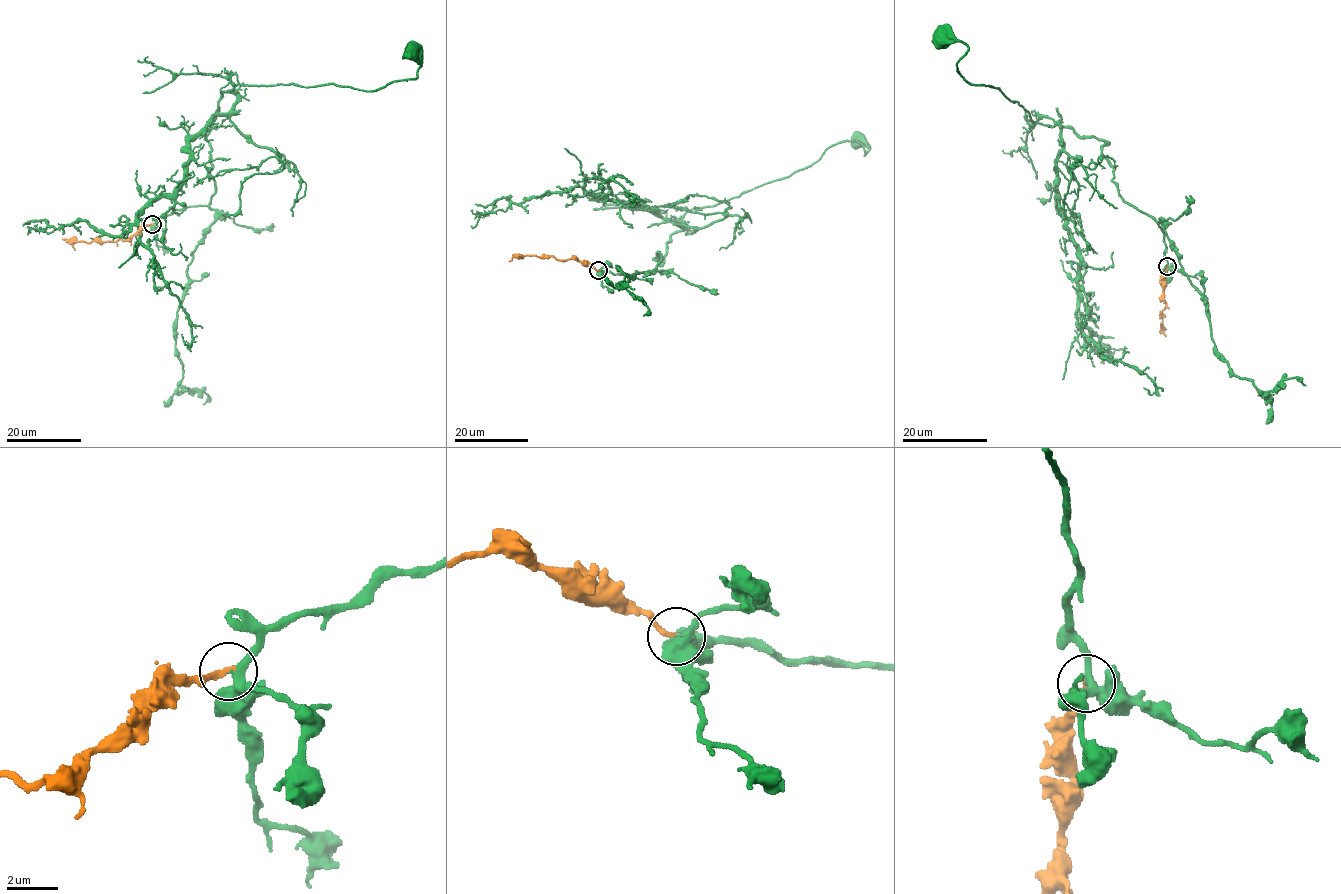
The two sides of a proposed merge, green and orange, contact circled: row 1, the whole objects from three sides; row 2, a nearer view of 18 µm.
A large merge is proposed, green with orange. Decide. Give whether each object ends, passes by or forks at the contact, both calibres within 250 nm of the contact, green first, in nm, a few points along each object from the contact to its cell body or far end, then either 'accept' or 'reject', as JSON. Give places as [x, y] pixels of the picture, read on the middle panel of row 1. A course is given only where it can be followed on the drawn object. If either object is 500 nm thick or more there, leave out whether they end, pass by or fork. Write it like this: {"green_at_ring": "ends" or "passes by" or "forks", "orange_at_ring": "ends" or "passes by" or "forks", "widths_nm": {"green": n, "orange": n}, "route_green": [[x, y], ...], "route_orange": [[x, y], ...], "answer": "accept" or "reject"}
{"green_at_ring": "forks", "orange_at_ring": "ends", "widths_nm": {"green": 280, "orange": 220}, "route_green": [[598, 271], [652, 270], [687, 211], [786, 178], [842, 142], [858, 141], [865, 154], [860, 140]], "route_orange": [[598, 271], [572, 258], [559, 260], [554, 256], [516, 255], [509, 261]], "answer": "accept"}

